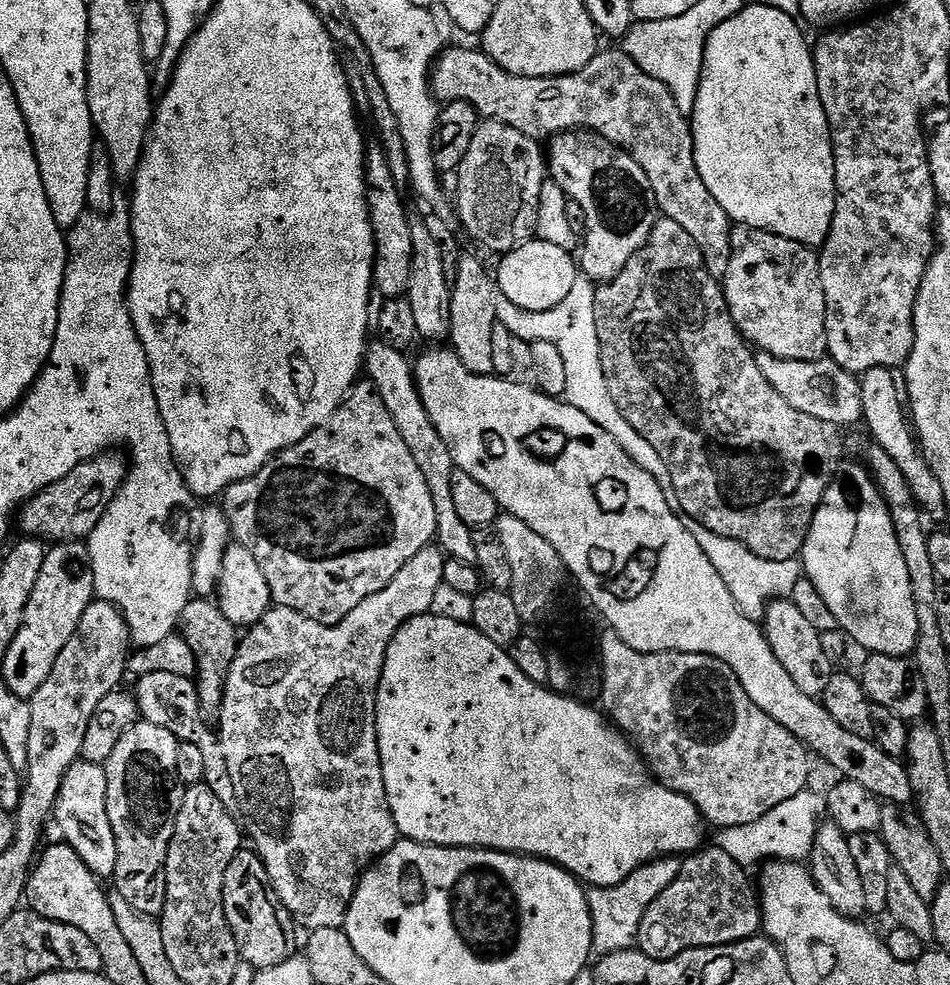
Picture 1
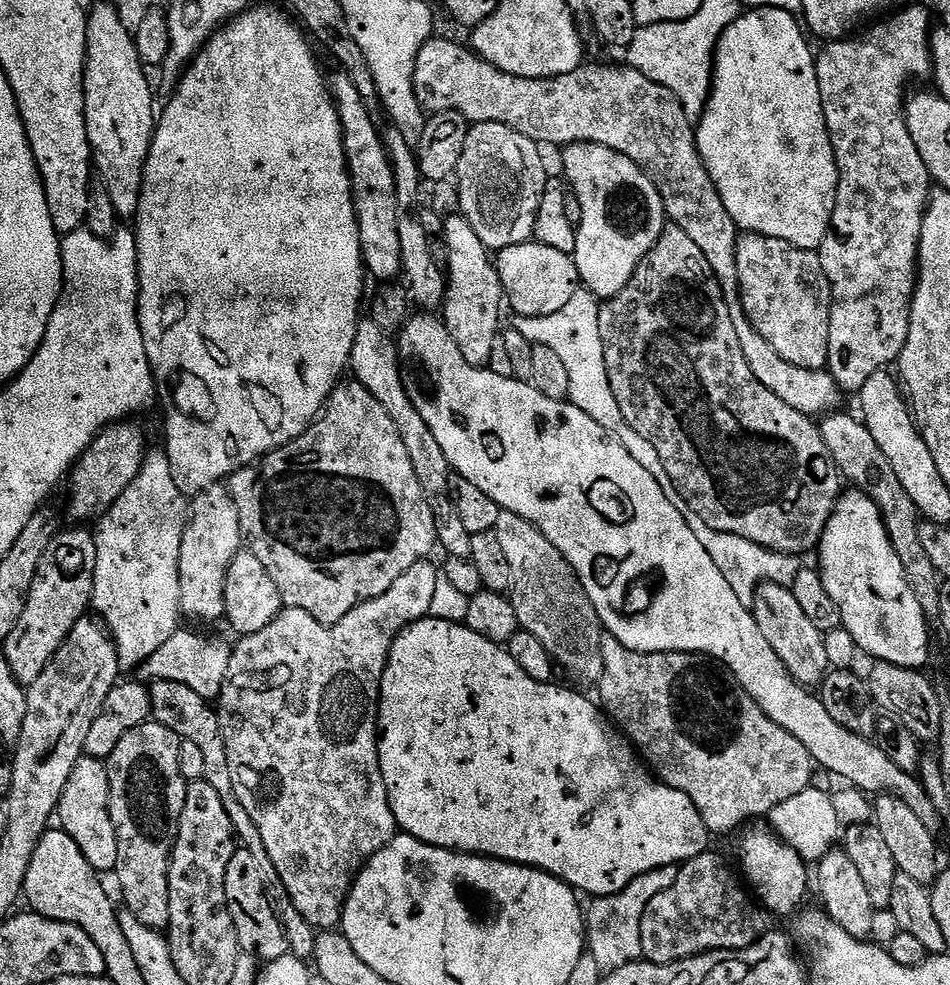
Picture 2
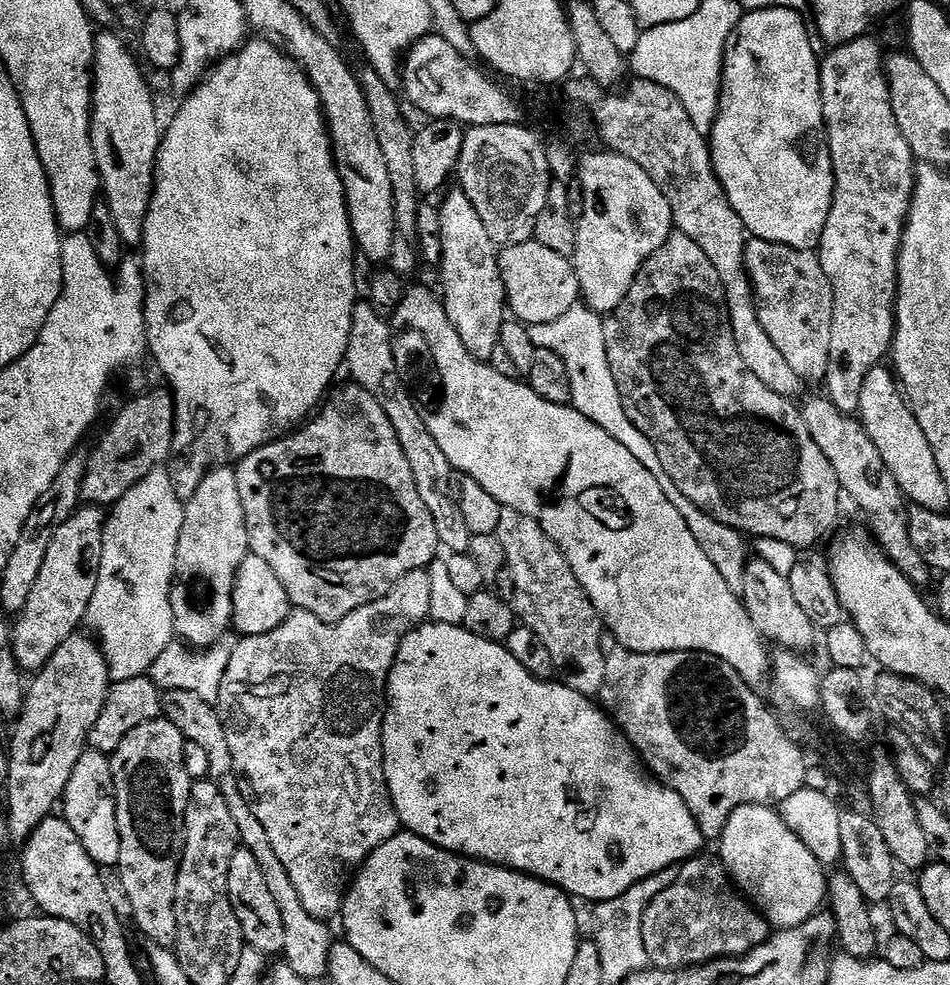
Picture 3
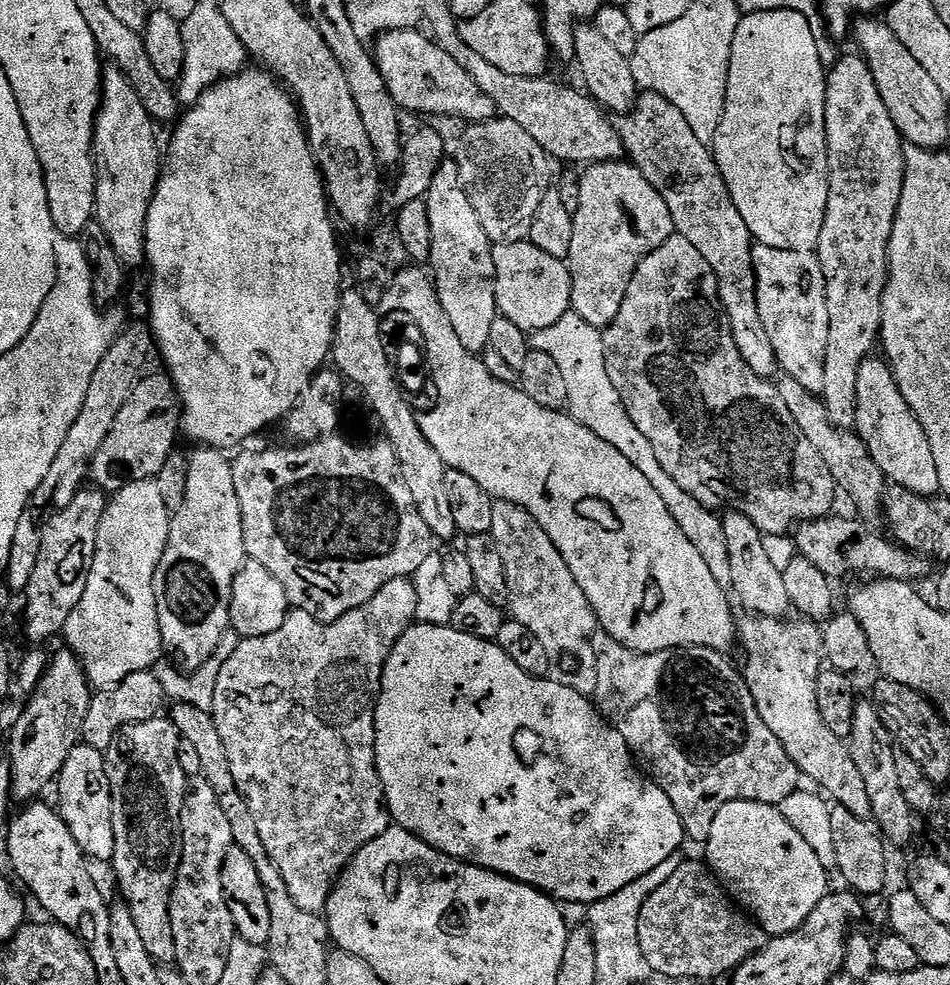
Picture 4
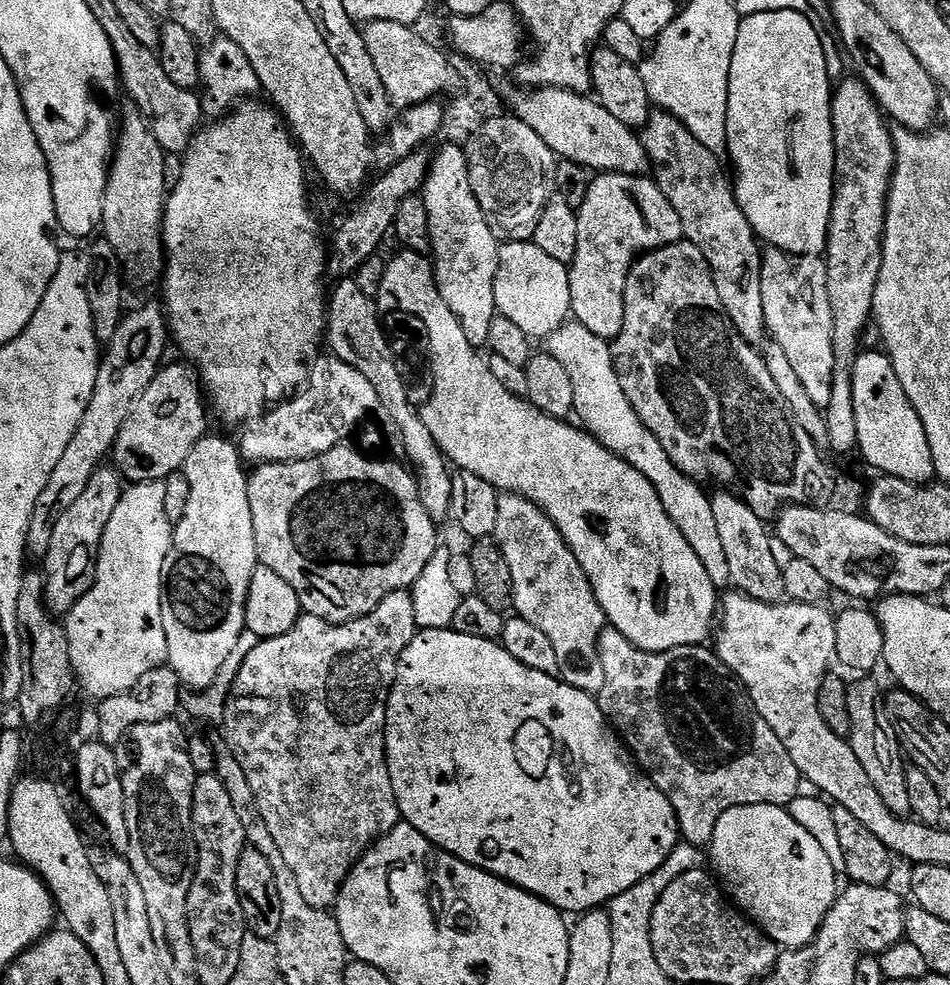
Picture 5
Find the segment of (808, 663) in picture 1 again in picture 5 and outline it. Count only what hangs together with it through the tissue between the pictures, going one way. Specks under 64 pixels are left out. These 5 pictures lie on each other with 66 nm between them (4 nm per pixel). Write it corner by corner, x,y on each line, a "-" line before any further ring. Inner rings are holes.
720,490
717,496
711,497
711,502
718,535
726,553
726,563
730,566
731,587
767,604
783,601
784,570
778,566
778,562
774,562
773,537
769,529
768,532
764,529
767,528
765,521
731,490

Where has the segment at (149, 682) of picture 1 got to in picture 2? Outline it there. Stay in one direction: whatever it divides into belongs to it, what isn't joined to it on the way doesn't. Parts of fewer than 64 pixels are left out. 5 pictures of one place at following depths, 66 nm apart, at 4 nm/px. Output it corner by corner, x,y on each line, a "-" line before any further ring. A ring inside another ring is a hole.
158,681
151,685
150,691
152,694
151,719
157,724
174,730
174,734
180,737
181,740
194,742
202,749
202,754
206,758
203,780
210,786
214,786
214,790
218,790
218,794
226,806
226,814
230,814
230,822
236,831
237,841
250,854
254,854
258,871
262,874
262,878
268,887
268,896
275,904
276,911
280,914
280,920
284,923
284,933
288,939
289,953
302,961
315,957
317,929
313,928
310,922
306,922
306,918
302,918
302,914
294,906
294,902
288,896
288,891
284,889
284,883
280,881
280,875
274,866
274,862
270,862
270,854
266,854
266,846
262,846
262,834
258,834
258,826
254,826
254,818
250,818
250,814
246,814
246,806
242,806
242,802
238,802
238,798
234,794
234,782
230,774
226,742
220,729
220,718
217,709
207,699
196,694
190,687
184,686
182,682

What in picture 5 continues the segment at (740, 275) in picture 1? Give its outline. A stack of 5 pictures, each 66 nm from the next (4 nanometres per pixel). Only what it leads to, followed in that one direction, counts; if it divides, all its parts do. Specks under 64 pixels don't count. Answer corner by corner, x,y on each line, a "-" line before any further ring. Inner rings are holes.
769,247
763,253
760,273
767,335
771,343
782,346
794,374
798,374
806,394
810,394
810,402
818,409
827,409
836,369
827,263
820,256
795,256
781,248

